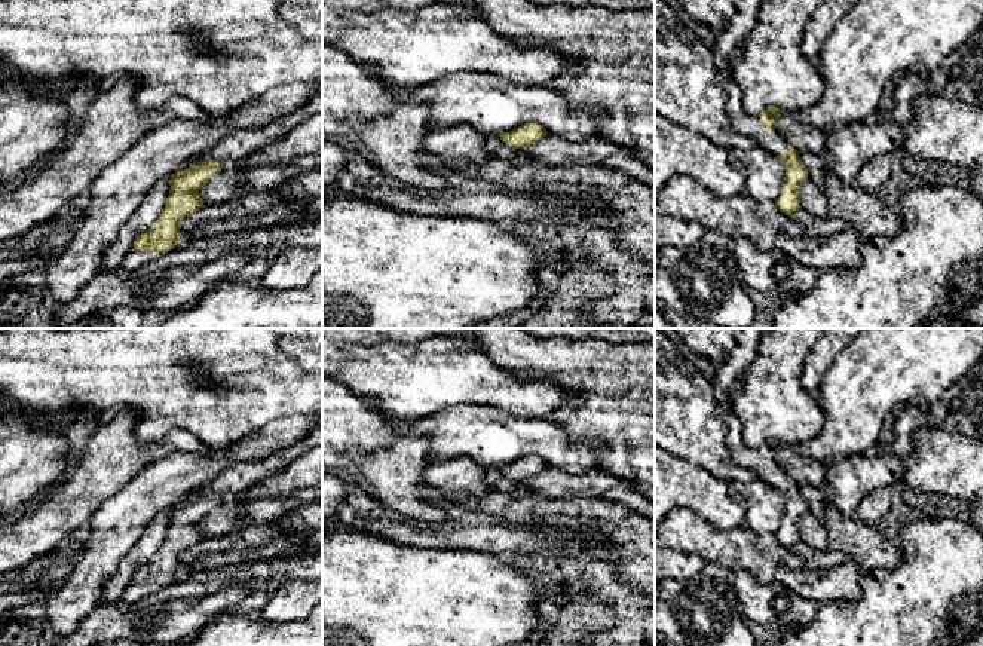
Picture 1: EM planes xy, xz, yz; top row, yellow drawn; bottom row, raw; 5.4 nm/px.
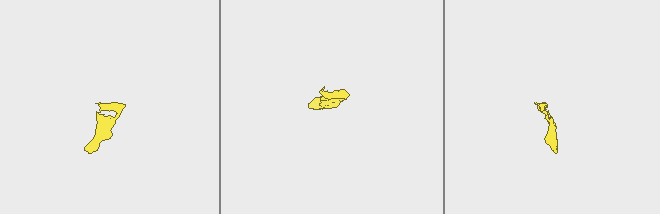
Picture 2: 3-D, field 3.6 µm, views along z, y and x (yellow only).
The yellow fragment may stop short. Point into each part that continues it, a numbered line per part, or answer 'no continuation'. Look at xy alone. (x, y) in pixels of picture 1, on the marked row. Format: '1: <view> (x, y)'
1: xy (134, 260)

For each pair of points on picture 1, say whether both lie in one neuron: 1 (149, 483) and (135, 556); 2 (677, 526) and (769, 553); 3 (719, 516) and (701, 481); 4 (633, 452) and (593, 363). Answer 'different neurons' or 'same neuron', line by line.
1: different neurons
2: same neuron
3: same neuron
4: same neuron

